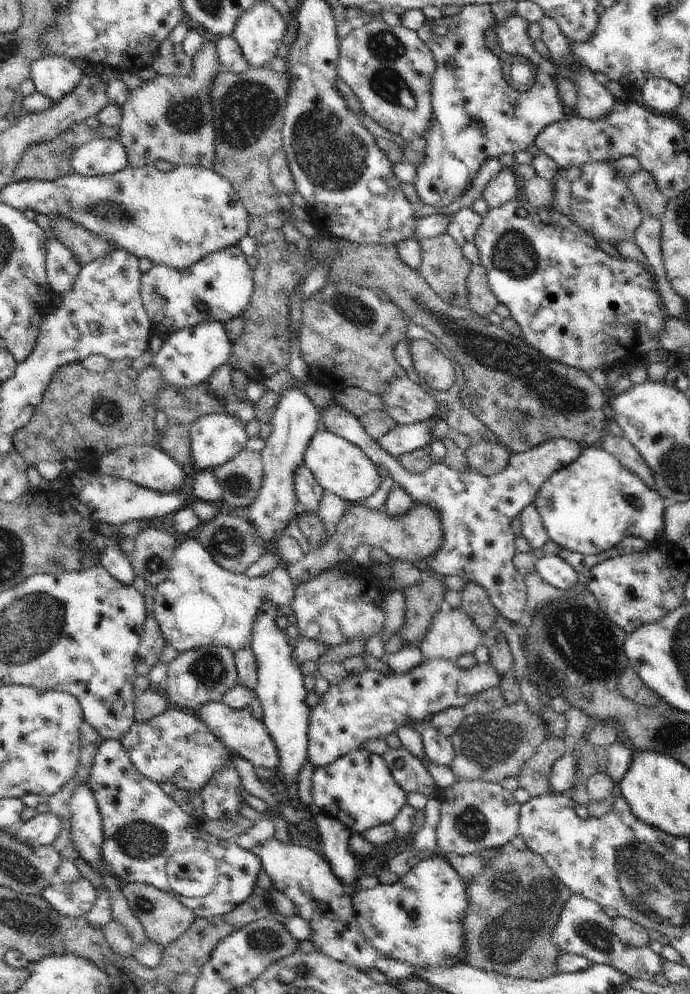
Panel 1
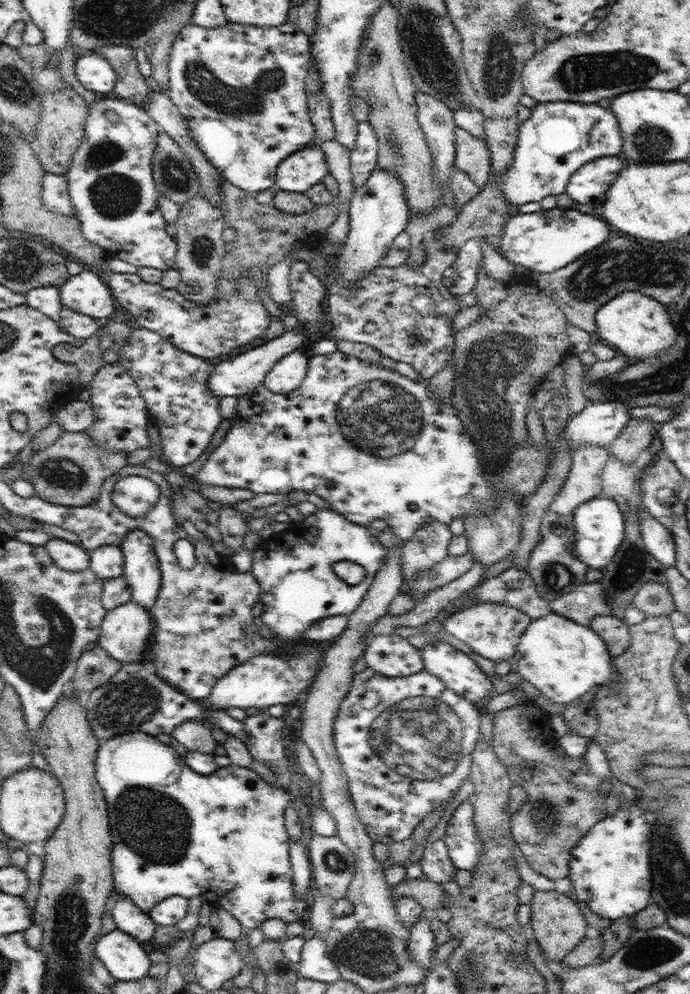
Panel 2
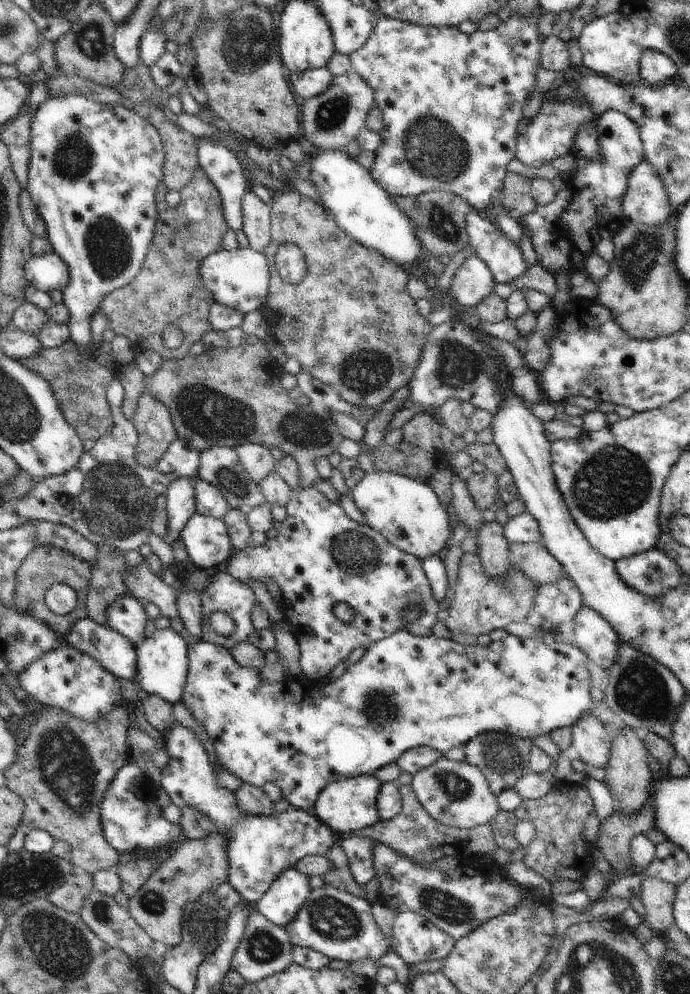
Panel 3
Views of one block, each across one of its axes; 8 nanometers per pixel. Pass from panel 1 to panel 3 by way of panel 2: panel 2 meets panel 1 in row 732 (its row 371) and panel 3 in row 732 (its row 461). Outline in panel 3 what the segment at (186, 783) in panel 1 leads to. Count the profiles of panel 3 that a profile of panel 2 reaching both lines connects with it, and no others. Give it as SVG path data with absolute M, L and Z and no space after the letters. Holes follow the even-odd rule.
M177 724L167 731L163 746L168 753L169 760L168 764L161 768L161 791L166 793L171 802L181 809L192 806L192 808L200 810L202 814L206 814L214 830L228 836L226 846L228 846L228 864L230 866L228 866L227 882L238 891L241 898L244 898L248 904L254 906L266 894L272 883L276 882L276 878L289 868L294 867L294 864L301 858L308 855L324 856L336 844L332 829L328 828L318 817L310 815L305 809L292 807L291 810L285 812L275 812L272 816L252 816L252 814L242 812L236 804L236 796L232 794L233 789L220 786L219 776L216 776L216 772L208 760L208 752L204 750L204 744L186 726Z

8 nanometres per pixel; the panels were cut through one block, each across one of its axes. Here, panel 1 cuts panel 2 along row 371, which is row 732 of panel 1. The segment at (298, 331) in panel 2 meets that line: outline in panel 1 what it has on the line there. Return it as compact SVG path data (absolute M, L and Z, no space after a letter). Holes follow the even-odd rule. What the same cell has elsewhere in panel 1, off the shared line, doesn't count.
M222 701L204 704L195 712L204 725L214 734L233 754L248 760L254 767L263 766L278 769L280 756L274 745L272 736L268 733L262 721L255 720L248 709L238 711L229 708Z

